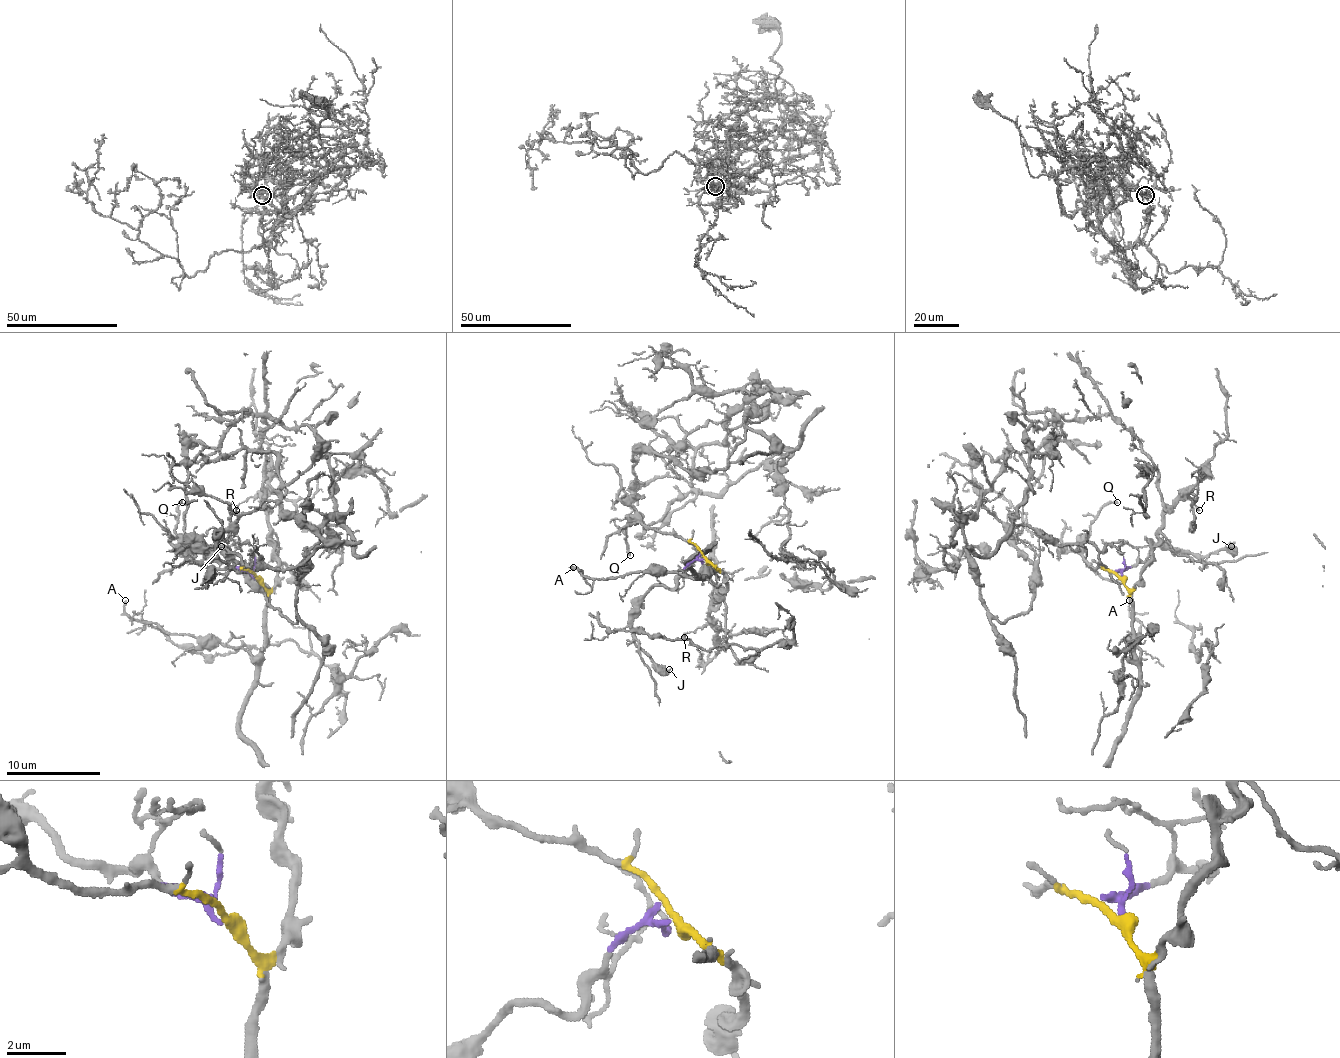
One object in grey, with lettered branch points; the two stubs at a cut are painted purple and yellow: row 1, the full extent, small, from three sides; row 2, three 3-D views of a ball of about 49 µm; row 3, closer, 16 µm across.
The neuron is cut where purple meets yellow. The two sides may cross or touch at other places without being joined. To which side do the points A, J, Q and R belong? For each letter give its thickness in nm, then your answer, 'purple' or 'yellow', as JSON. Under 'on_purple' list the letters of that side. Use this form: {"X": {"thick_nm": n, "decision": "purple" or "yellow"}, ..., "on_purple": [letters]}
{"A": {"thick_nm": 160, "decision": "yellow"}, "J": {"thick_nm": 550, "decision": "purple"}, "Q": {"thick_nm": 200, "decision": "yellow"}, "R": {"thick_nm": 160, "decision": "yellow"}, "on_purple": ["J"]}

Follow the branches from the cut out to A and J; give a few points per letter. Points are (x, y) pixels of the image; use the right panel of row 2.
A: (1120, 576), (1130, 593), (1132, 649), (1137, 658), (1139, 649), (1134, 644), (1141, 623), (1130, 614), (1130, 600)
J: (1120, 579), (1125, 569), (1151, 562), (1148, 555), (1158, 546), (1205, 555), (1228, 550), (1230, 546)

